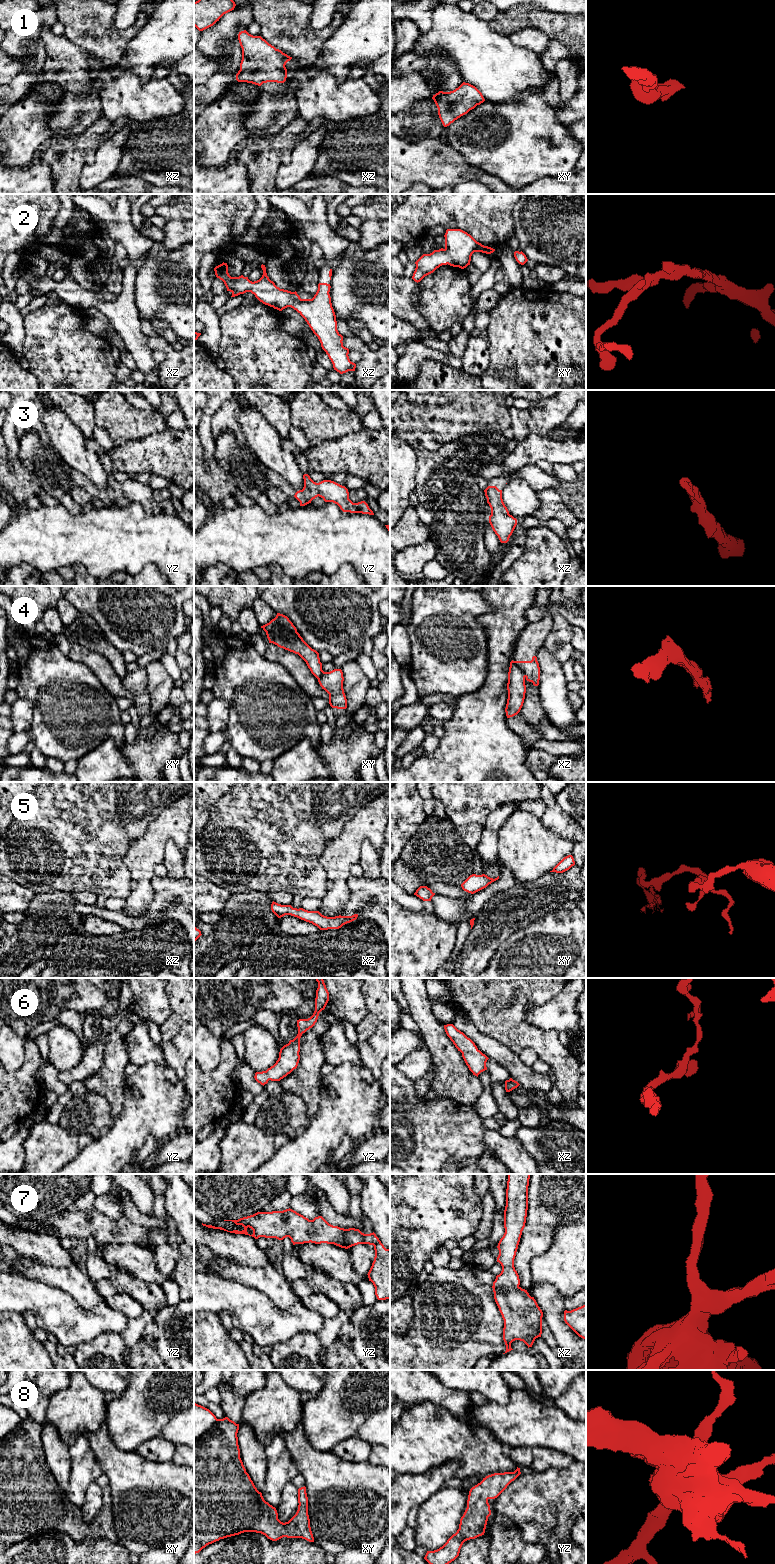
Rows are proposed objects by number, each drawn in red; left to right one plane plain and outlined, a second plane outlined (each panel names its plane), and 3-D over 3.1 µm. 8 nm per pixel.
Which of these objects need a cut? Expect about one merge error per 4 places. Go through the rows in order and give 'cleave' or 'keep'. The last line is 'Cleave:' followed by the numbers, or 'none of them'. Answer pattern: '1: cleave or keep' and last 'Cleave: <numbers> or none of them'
1: keep
2: keep
3: keep
4: cleave
5: keep
6: keep
7: keep
8: keep
Cleave: 4

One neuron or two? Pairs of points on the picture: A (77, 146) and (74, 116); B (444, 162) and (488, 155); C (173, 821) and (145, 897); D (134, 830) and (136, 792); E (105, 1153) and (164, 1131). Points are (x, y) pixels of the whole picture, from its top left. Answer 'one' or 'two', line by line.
A: two
B: two
C: one
D: one
E: one

